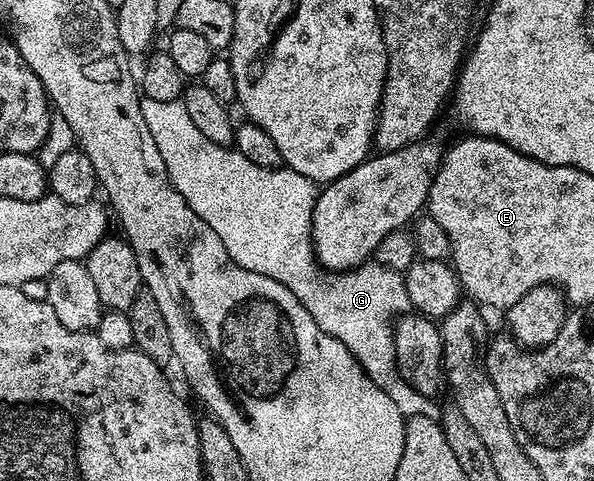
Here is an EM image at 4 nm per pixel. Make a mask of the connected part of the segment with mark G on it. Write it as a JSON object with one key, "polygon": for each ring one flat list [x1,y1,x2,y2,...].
{"polygon":[[144,97,141,98,140,104,142,105,142,117,146,117,146,126,150,129,150,134,154,136,154,142,158,145,158,153,162,153,162,161,166,161,166,173,170,177,174,189,178,189,178,193,182,193,182,197,186,197,190,209,194,209,194,213,198,213,198,217,202,221,206,221,206,225,210,225,210,229,214,229,214,233,218,233,218,237,222,237,222,245,226,245,226,253,230,253,230,257,235,263,250,269,254,273,262,273,266,277,274,277,274,281,286,285,286,289,290,289,290,293,294,293,294,297,298,297,298,301,302,301,302,305,310,313,310,317,314,317,316,324,326,333,330,333,330,337,342,341,342,345,346,345,346,349,350,349,350,353,354,353,354,357,364,367,364,372,372,378,374,385,378,385,384,390,386,397,390,397,390,401,394,401,394,407,402,413,405,419,414,416,426,416,427,419,437,420,440,415,440,407,436,405,437,402,433,398,418,394,414,388,404,383,404,379,400,375,400,365,393,339,394,320,404,315,412,307,412,302,404,284,403,274,375,261,361,263,359,267,353,267,350,271,341,271,339,273,321,267,320,261,316,257,316,251,312,247,312,214,314,213,314,205,316,204,316,196,318,194,317,184,306,177,302,177,302,173,293,171,290,167,281,165,276,168,263,168,250,161,250,157,243,155,240,150,214,145,214,141,206,138,202,133,202,129,198,129,198,125,194,125,190,113,186,113,186,105,180,99,156,101]]}

